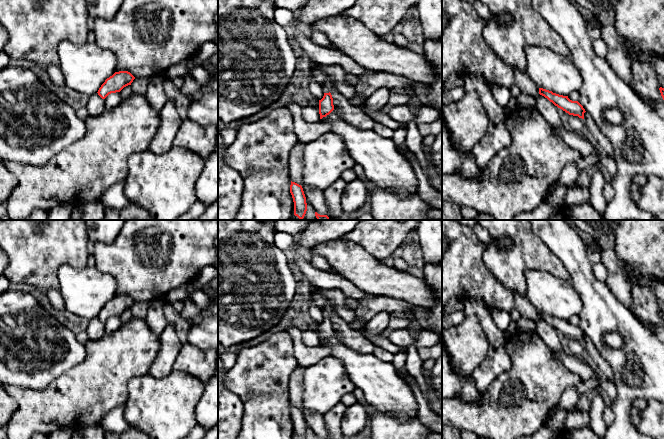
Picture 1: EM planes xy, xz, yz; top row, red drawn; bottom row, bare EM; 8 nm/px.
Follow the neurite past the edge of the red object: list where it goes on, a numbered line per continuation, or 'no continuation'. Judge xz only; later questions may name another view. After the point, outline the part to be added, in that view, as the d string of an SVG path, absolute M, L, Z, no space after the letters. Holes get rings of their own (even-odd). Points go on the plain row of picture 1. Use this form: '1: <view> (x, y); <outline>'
1: xz (329, 308); M327 301L322 311L323 311L324 317L329 317L332 313L336 313L334 306L329 301Z

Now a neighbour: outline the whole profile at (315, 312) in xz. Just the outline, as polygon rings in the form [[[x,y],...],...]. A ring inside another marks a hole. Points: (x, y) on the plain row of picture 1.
[[[311,300],[308,301],[309,305],[309,315],[312,320],[316,321],[318,324],[321,324],[324,320],[324,315],[322,309],[316,306]]]

